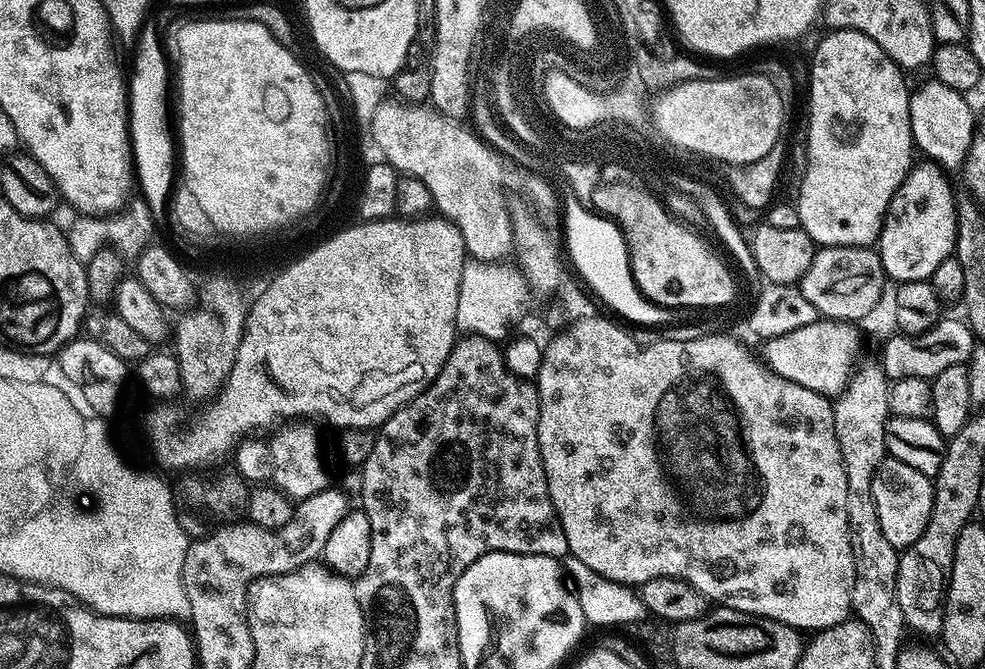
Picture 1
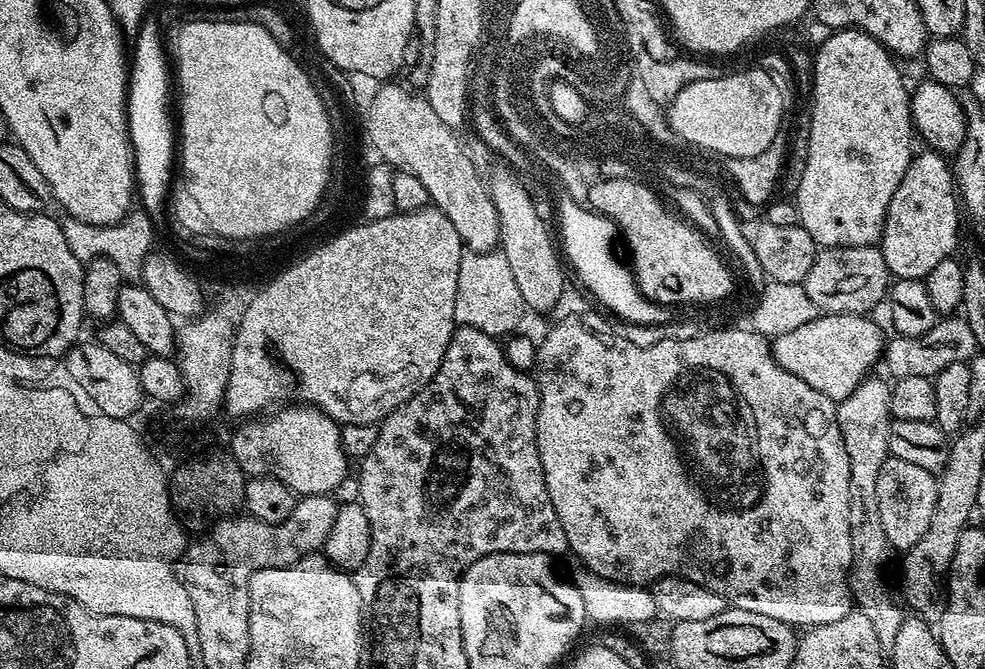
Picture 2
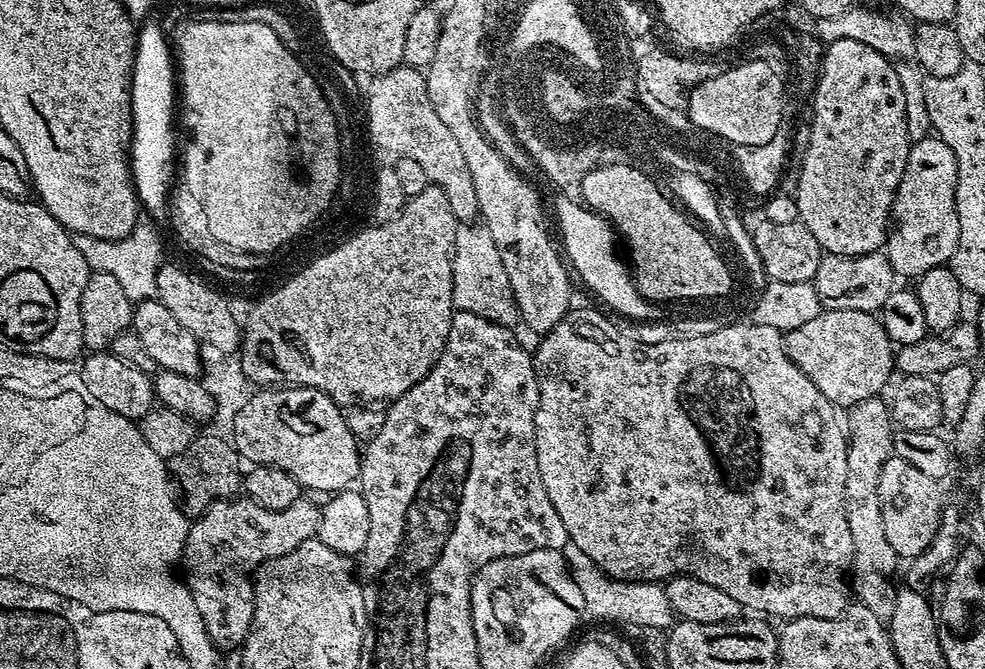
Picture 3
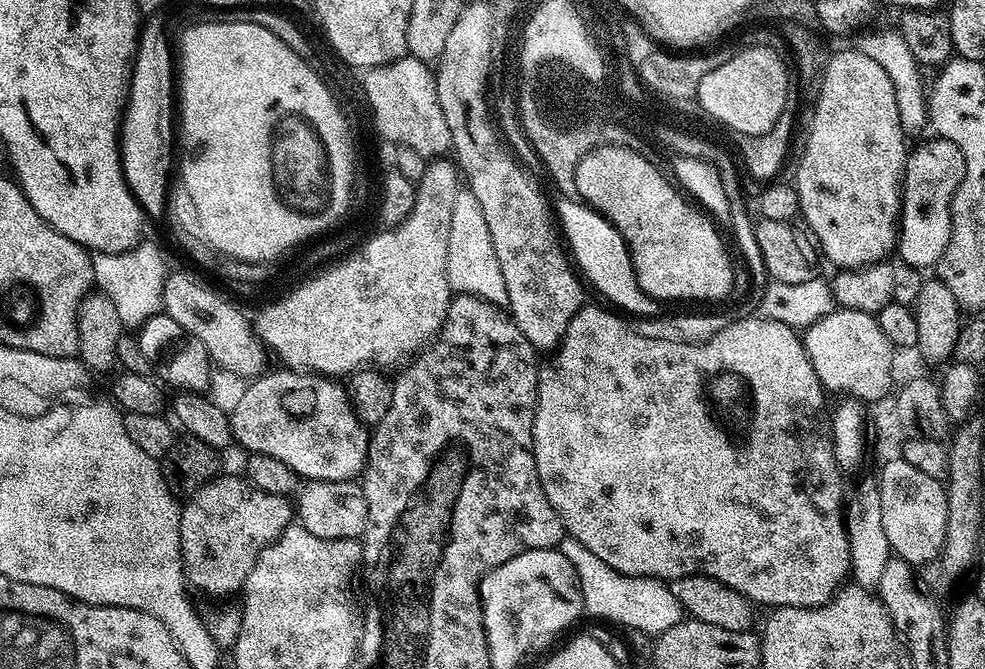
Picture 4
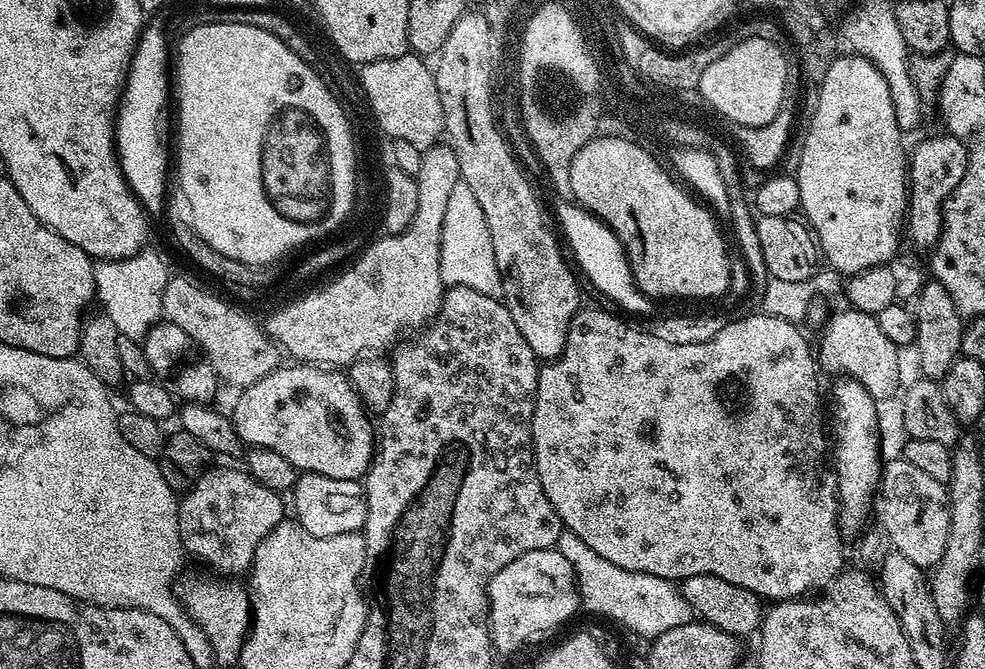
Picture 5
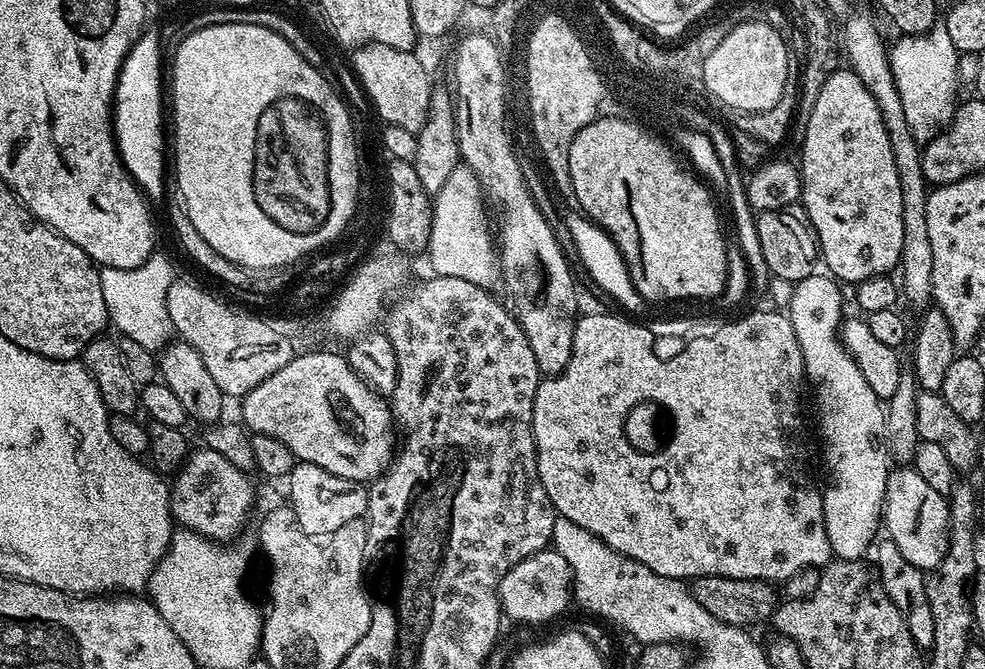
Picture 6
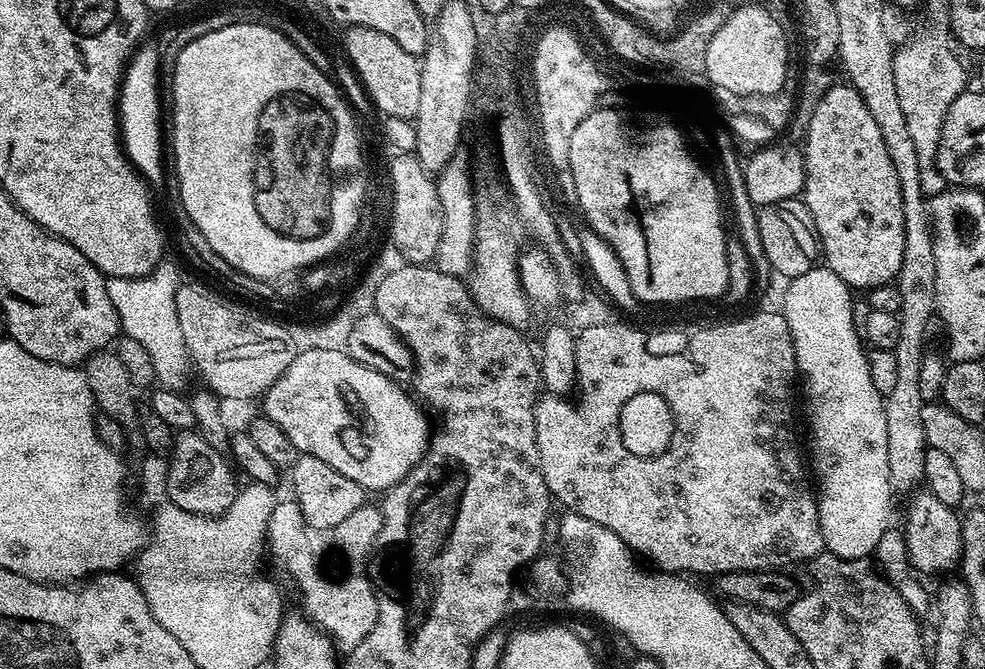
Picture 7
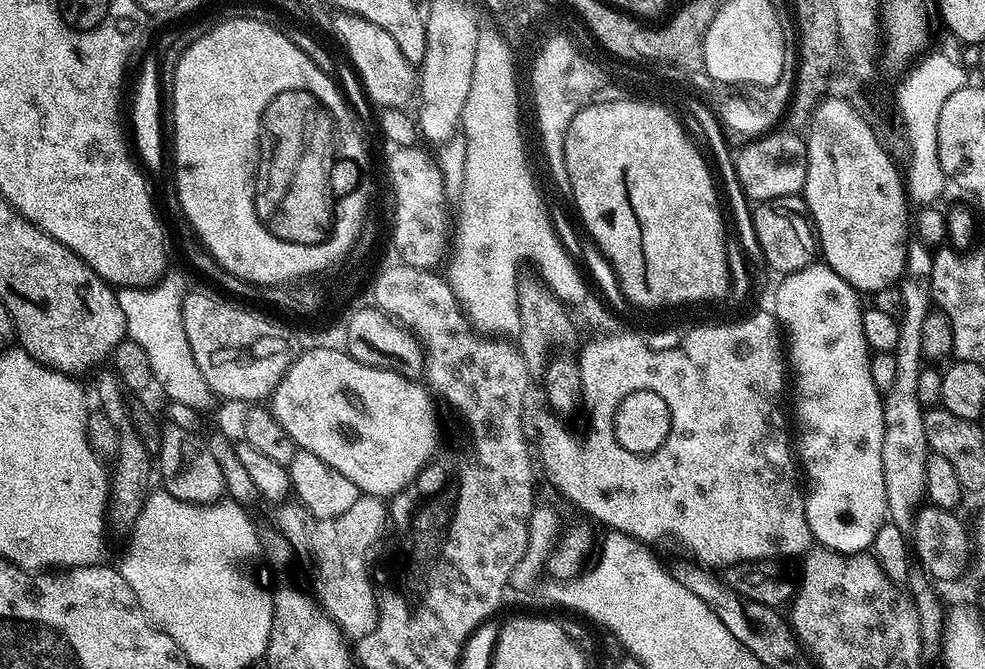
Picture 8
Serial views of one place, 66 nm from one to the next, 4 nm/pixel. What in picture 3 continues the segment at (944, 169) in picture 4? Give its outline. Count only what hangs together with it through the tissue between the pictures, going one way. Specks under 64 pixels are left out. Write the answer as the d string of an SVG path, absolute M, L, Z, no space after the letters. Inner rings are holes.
M928 135L909 147L906 170L902 170L892 203L890 220L894 227L886 241L886 255L897 277L918 278L926 274L926 270L941 267L942 260L936 257L936 244L940 244L944 254L955 250L959 234L958 214L955 212L958 184L958 162L955 161L954 150L937 135Z

